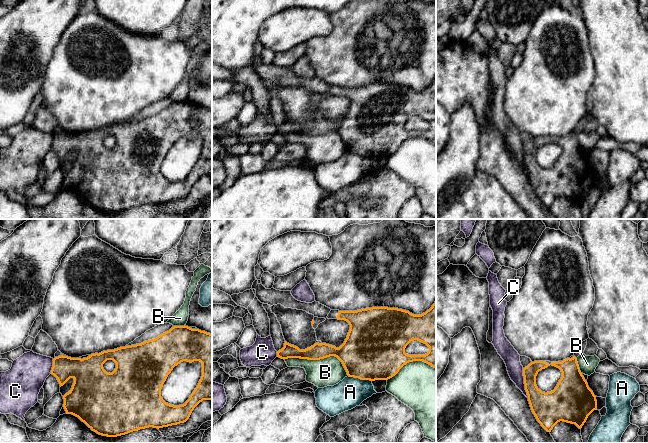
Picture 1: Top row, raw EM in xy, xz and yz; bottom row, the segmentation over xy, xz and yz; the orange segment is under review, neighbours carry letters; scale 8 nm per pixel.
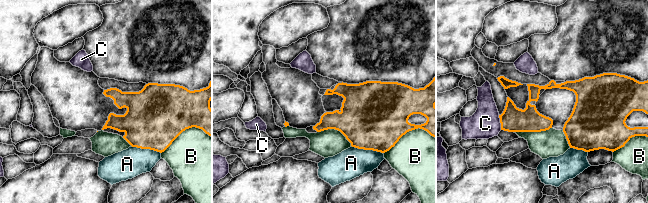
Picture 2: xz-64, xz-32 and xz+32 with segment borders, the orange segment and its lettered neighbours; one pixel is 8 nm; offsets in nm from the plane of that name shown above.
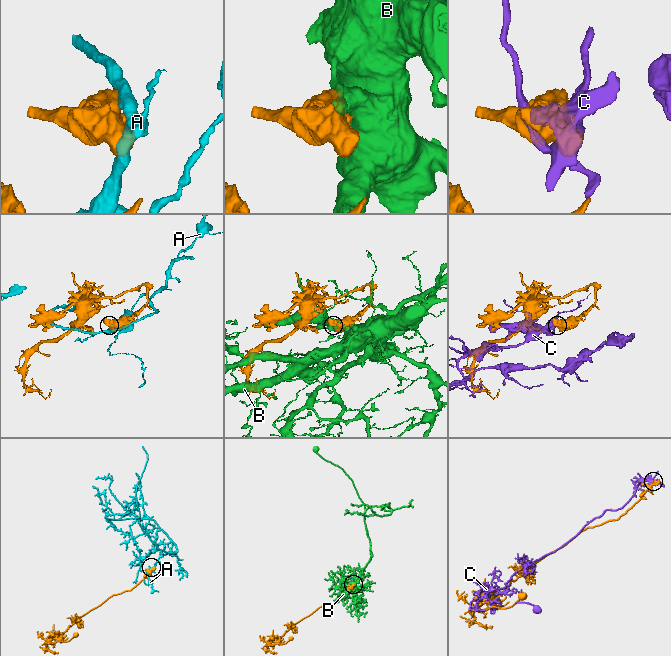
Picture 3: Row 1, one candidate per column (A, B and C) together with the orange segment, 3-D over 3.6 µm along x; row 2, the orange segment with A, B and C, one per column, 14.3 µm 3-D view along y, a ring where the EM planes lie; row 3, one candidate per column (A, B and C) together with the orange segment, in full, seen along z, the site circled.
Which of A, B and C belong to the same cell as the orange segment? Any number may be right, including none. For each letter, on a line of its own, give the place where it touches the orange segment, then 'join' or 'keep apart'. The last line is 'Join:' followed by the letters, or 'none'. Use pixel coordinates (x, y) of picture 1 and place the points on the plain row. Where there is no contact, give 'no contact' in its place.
A: xz (360, 154) | keep apart
B: xz (319, 135) | keep apart
C: yz (524, 159) | keep apart
Join: none

